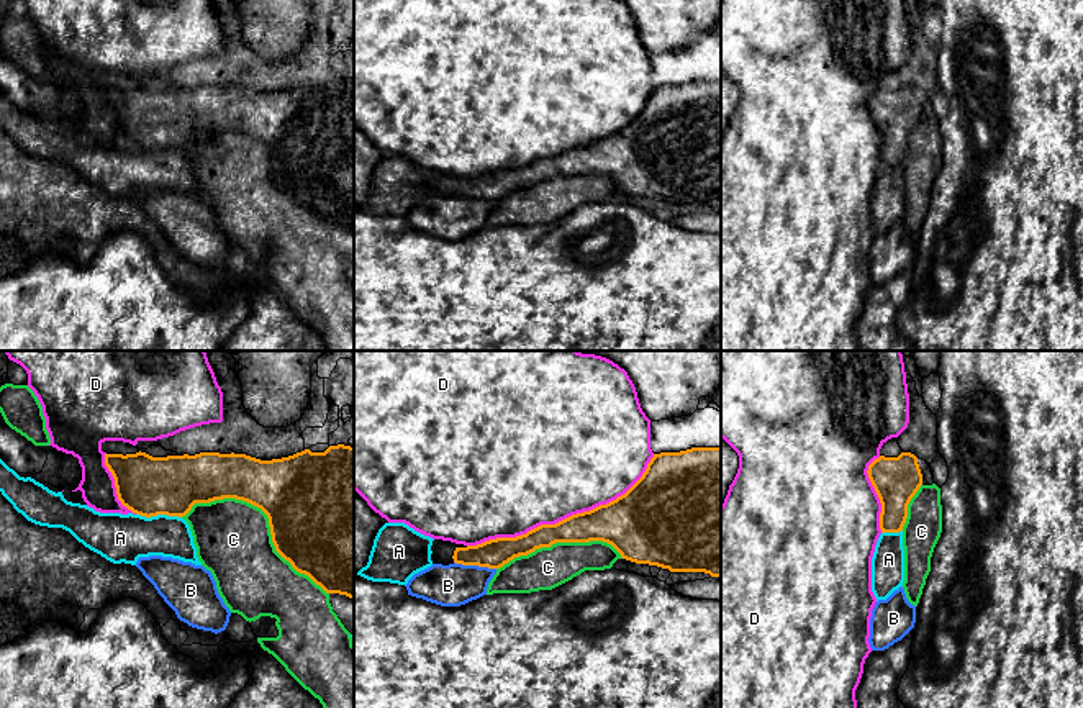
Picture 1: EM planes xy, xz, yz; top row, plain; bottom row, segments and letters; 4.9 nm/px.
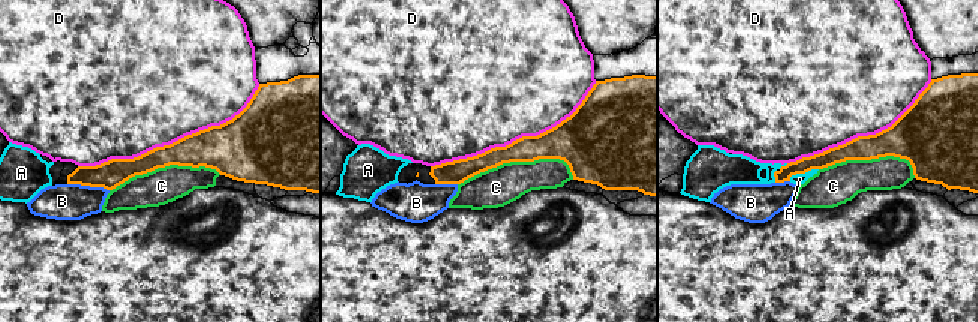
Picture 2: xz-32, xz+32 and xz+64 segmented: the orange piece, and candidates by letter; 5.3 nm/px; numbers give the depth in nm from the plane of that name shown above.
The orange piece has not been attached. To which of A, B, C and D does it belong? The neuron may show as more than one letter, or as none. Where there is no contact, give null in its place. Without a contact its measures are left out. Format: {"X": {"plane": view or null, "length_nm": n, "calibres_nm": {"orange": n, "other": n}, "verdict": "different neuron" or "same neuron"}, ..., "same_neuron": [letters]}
{"A": {"plane": "xy", "length_nm": 220, "calibres_nm": {"orange": 300, "other": 240}, "verdict": "same neuron"}, "B": {"plane": "xz", "length_nm": 220, "calibres_nm": {"orange": 140, "other": 200}, "verdict": "different neuron"}, "C": {"plane": "xy", "length_nm": 800, "calibres_nm": {"orange": 500, "other": 380}, "verdict": "different neuron"}, "D": {"plane": "xz", "length_nm": 1000, "calibres_nm": {"orange": 220, "other": 500}, "verdict": "different neuron"}, "same_neuron": ["A"]}

